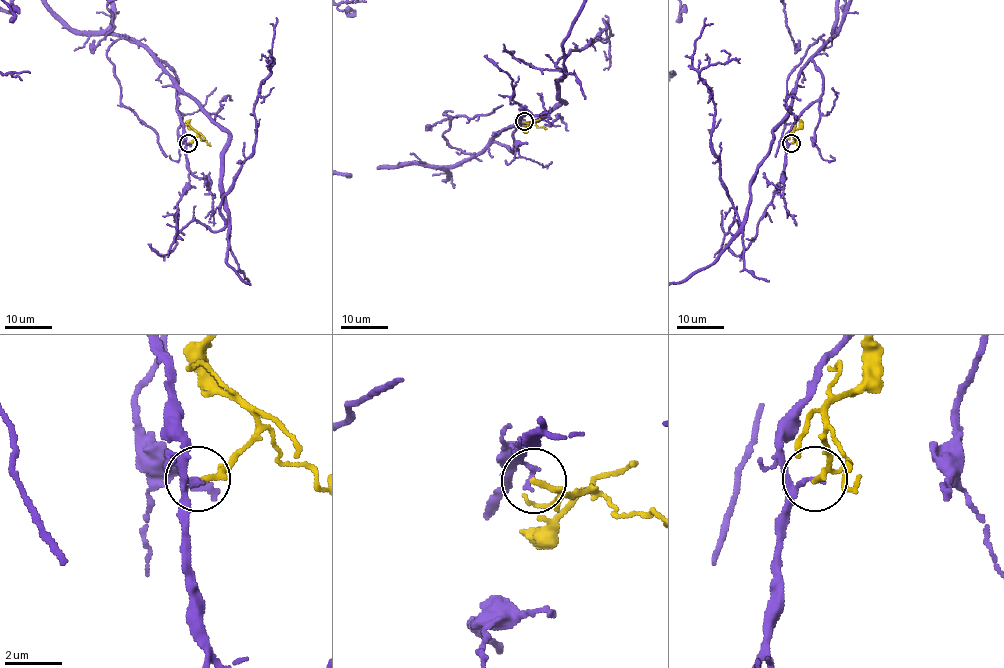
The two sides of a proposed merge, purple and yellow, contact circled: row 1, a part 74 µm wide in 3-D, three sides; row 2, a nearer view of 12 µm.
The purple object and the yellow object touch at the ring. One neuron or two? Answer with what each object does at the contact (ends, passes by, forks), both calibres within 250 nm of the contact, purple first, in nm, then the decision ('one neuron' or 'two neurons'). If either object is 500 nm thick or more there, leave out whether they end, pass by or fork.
purple passes by | yellow ends | 140/200 nm | two neurons

